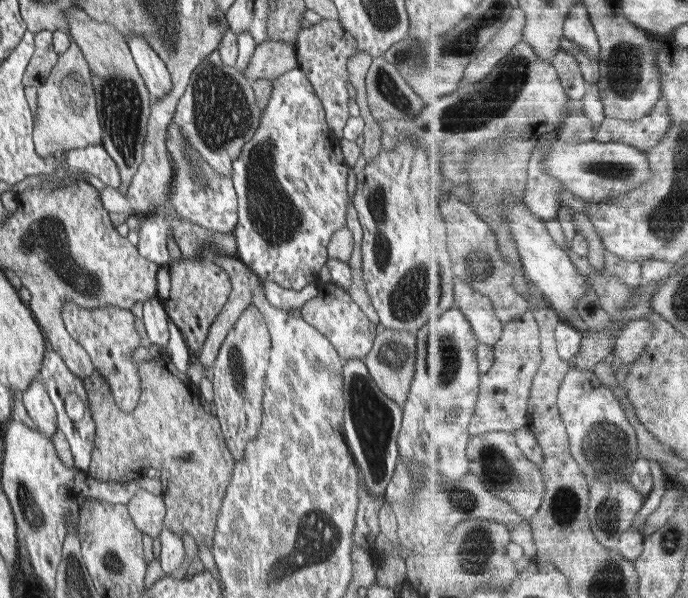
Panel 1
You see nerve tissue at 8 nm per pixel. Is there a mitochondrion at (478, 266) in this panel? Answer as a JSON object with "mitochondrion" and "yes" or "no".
{"mitochondrion":"yes"}

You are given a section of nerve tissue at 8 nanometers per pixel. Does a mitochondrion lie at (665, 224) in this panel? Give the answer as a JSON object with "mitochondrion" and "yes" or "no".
{"mitochondrion":"yes"}

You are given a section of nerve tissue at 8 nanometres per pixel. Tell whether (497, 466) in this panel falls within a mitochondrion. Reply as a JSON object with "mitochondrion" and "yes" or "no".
{"mitochondrion":"yes"}

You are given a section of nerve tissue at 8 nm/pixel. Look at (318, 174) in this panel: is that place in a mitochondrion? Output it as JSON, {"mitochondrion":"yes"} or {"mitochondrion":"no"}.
{"mitochondrion":"no"}

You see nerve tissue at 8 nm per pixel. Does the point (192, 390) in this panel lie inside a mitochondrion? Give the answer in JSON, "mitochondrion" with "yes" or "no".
{"mitochondrion":"no"}

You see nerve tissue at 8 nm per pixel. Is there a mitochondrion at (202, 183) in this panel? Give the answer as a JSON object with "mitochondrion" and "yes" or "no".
{"mitochondrion":"yes"}

